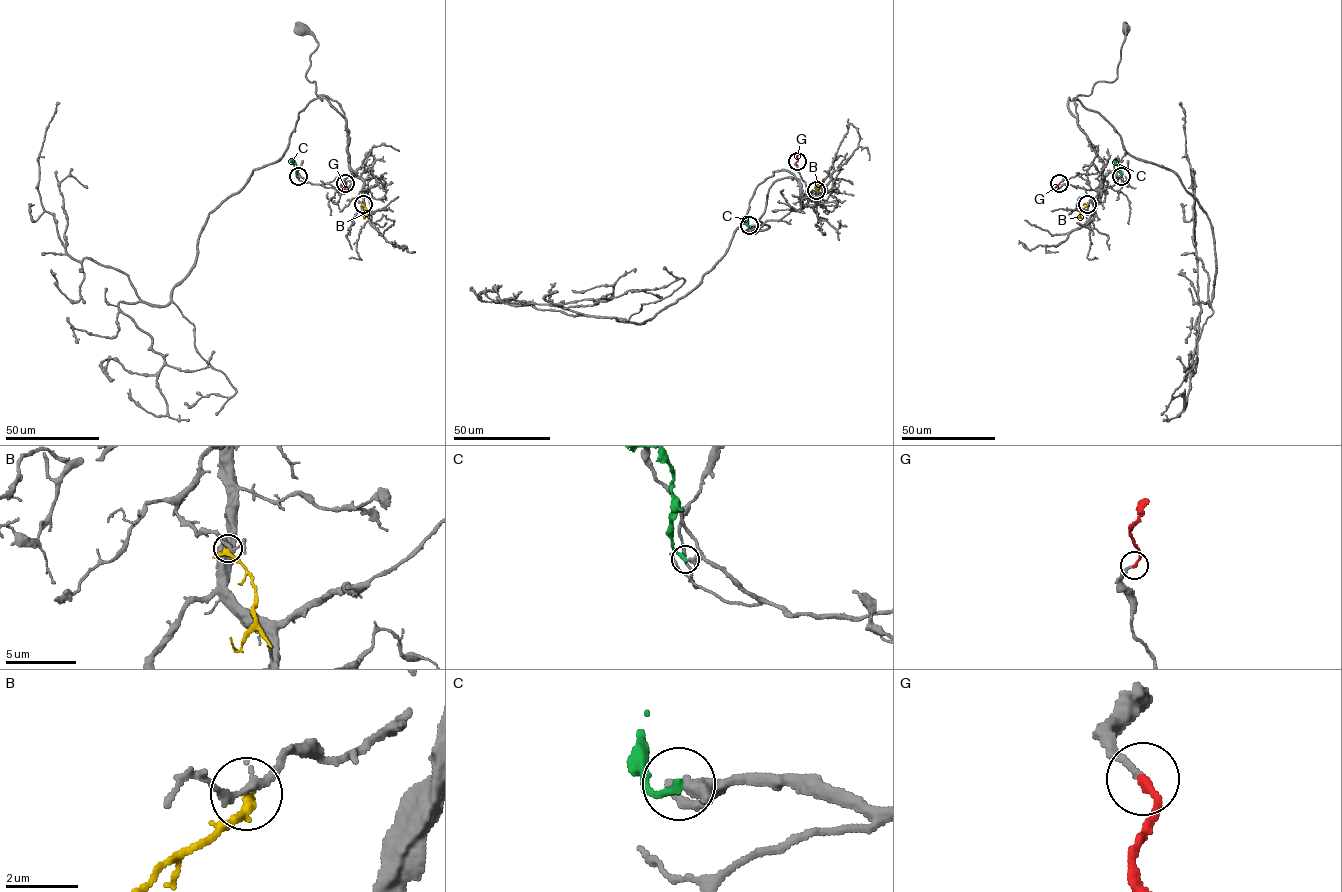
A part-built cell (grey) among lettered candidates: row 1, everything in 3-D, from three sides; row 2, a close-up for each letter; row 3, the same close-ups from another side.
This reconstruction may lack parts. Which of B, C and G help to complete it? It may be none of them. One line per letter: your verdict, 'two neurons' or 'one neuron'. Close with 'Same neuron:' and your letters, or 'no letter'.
B: two neurons
C: two neurons
G: one neuron
Same neuron: G

